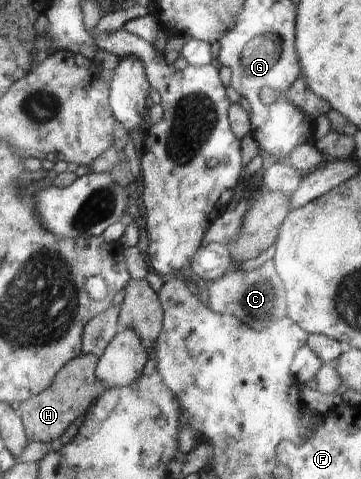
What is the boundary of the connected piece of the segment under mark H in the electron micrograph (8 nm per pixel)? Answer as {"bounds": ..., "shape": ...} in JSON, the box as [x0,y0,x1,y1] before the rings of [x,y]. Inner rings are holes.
{"bounds":[18,354,105,444],"shape":[[[82,354],[70,360],[54,376],[53,384],[50,384],[46,391],[21,404],[18,413],[30,441],[49,444],[55,438],[61,437],[65,429],[73,424],[80,414],[88,412],[89,406],[105,392],[102,382],[94,376],[96,364],[97,359],[92,354]]]}

